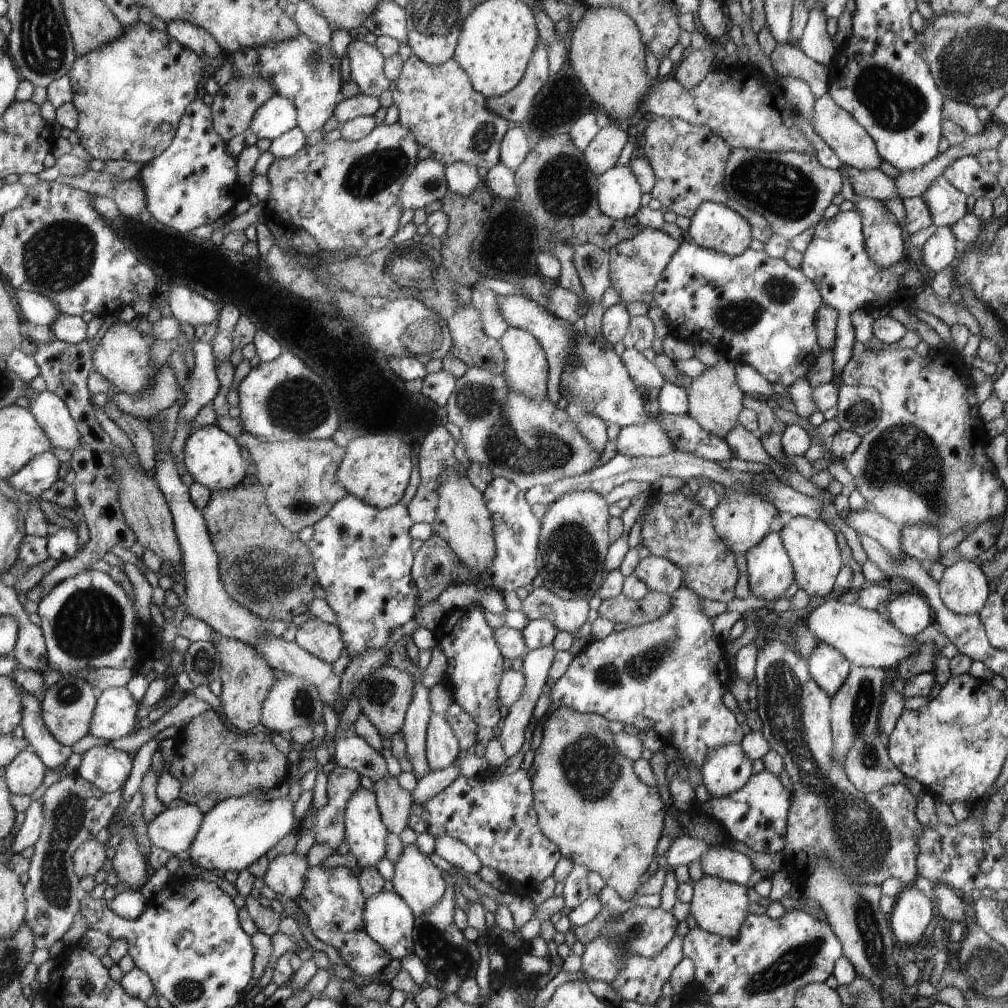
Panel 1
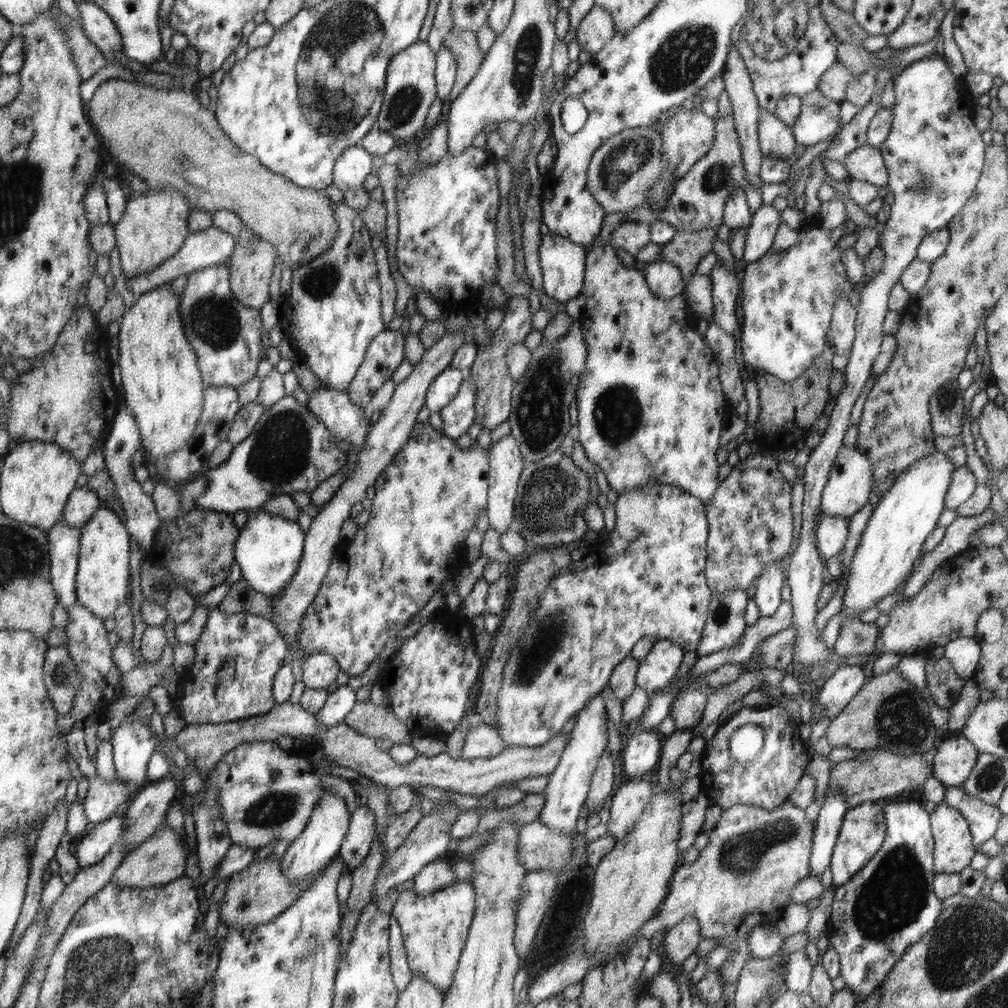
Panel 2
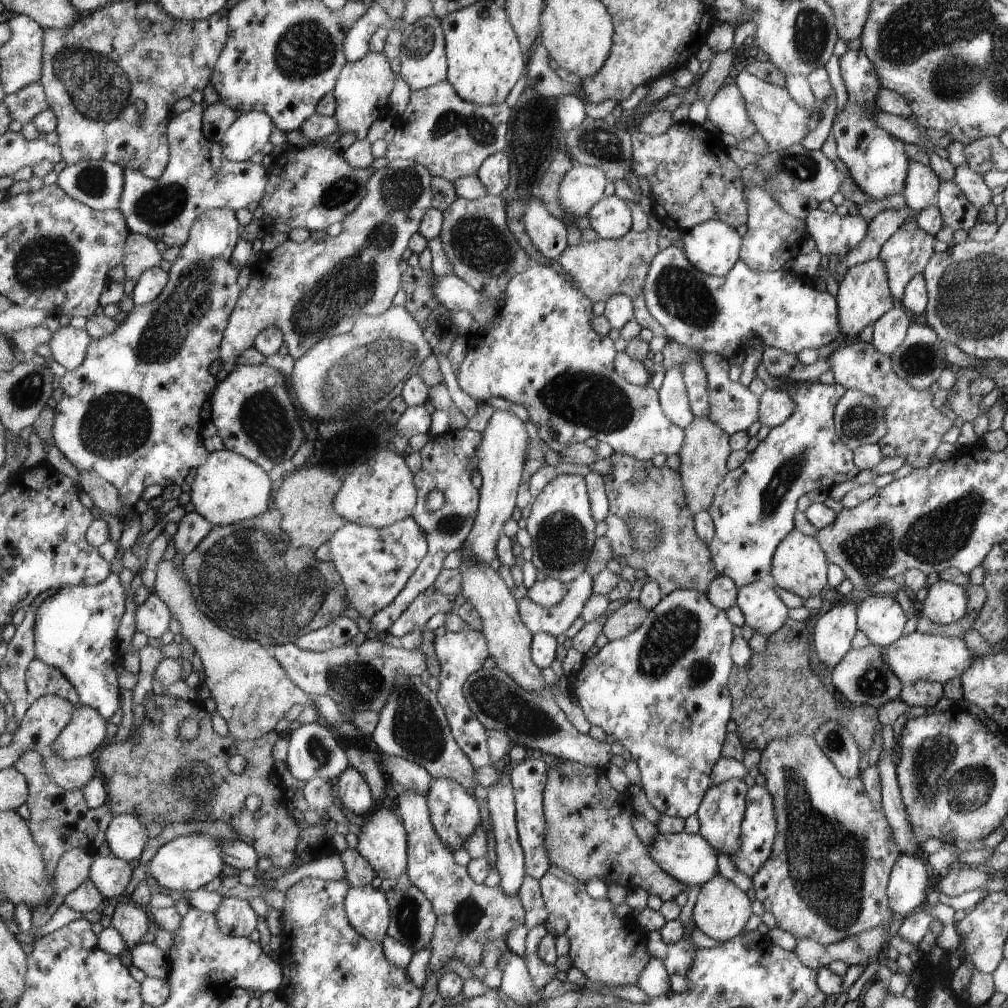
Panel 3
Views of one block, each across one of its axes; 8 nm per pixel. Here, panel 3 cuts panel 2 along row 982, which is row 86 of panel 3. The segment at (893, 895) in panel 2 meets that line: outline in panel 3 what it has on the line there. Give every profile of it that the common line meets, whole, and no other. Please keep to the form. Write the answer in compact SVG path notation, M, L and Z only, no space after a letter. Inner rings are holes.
M862 49L846 51L839 57L839 62L848 101L833 122L837 157L846 165L854 184L872 200L882 200L886 196L903 193L910 164L904 148L905 143L880 128L871 117L873 112L878 110L877 94L882 88L876 67Z

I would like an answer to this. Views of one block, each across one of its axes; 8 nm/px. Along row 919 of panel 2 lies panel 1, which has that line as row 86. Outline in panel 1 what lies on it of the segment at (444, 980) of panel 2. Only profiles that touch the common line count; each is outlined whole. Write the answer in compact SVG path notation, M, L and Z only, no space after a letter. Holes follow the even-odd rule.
M412 54L403 64L400 77L394 86L392 100L399 109L398 123L412 131L422 146L430 148L434 152L432 158L437 162L444 165L464 162L476 168L486 168L488 171L500 163L501 143L512 125L488 108L487 99L477 92L468 72L460 64L451 59L442 65L431 66Z

